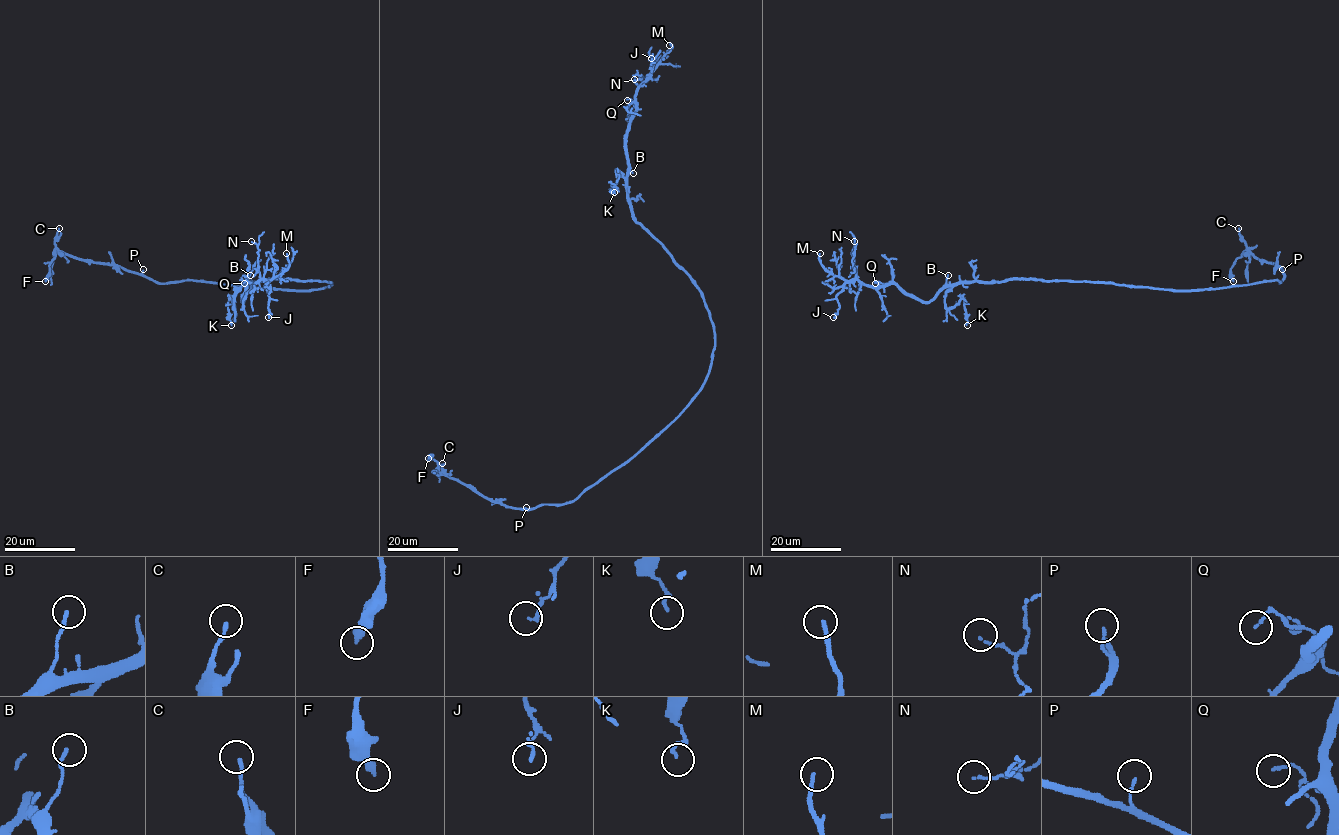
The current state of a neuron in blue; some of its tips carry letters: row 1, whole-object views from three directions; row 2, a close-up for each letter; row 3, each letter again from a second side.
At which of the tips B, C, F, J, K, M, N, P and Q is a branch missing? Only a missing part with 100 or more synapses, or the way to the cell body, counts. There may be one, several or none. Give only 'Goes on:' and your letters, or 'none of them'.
Goes on: M

